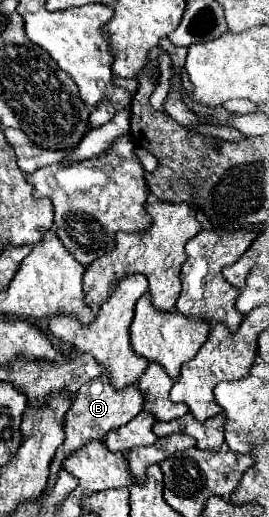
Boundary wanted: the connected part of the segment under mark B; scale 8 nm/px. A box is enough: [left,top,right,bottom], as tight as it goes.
[45,375,143,493]

